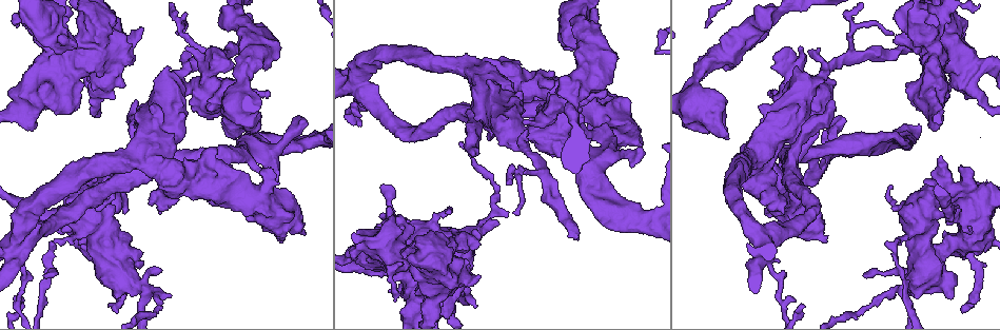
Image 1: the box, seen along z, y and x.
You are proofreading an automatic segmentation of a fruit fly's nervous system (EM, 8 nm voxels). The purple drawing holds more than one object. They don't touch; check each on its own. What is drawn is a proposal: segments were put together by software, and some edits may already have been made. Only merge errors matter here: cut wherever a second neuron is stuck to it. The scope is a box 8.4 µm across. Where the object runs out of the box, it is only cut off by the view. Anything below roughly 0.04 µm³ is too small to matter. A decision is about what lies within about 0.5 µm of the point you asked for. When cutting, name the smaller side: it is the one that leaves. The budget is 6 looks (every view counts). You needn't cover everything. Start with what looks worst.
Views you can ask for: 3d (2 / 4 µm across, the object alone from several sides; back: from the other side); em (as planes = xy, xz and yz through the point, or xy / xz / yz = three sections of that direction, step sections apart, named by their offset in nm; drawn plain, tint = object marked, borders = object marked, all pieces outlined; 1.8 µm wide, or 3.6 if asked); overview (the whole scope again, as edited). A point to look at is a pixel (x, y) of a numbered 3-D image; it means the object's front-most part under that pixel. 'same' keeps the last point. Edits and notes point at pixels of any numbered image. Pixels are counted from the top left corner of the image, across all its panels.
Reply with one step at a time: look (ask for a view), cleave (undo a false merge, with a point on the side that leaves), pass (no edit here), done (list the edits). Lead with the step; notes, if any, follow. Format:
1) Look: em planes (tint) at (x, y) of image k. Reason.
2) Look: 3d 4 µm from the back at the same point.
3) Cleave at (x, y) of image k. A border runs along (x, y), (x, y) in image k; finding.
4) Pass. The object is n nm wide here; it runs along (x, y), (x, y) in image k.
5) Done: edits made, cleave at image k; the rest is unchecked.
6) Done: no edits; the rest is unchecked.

Look: em 3.6 µm planes (borders) at (437, 297) of image 1. Sudden change in width.

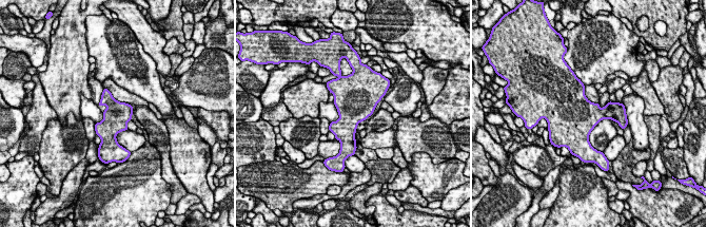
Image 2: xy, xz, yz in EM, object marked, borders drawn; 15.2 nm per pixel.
Pass. One neuron here.

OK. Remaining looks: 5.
Look: em 3.6 µm yz step 8 (tint) at (19, 250) of image 1. Abrupt turn.

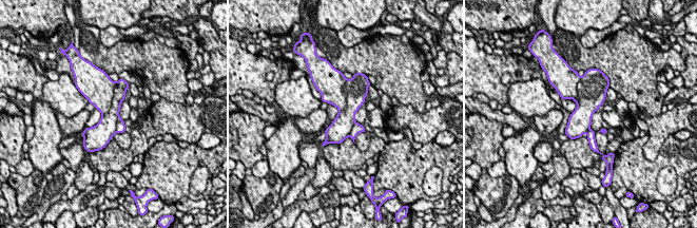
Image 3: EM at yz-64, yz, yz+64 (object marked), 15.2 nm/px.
Look: em 3.6 µm planes (borders) at the same point. Another direction.

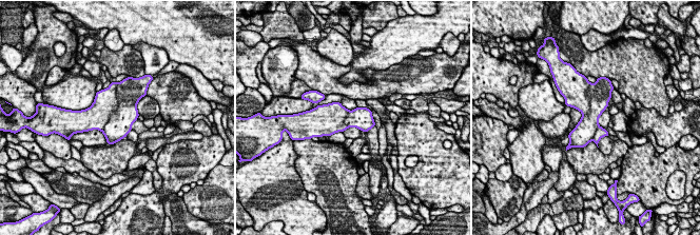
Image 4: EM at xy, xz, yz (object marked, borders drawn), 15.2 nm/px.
Cleave at (128, 94) of image 4. A border runs along (119, 82), (117, 110), (101, 131) in image 4; a second neuron is stuck on.

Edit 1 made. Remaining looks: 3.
Look: overview. See it whole again.

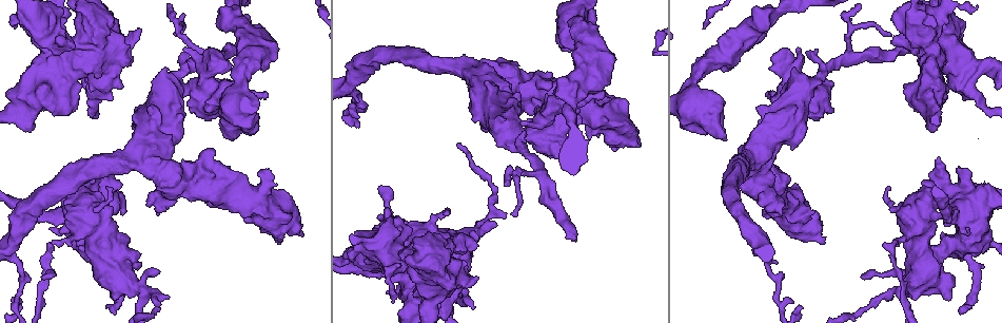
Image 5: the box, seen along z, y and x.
Look: em 3.6 µm planes (tint) at (480, 228) of image 5. Abrupt turn.

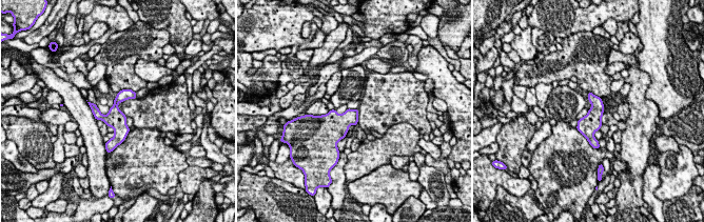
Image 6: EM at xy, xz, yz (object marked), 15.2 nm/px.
Pass. It runs along (129, 92), (116, 102), (112, 141) in image 6; one neuron here.

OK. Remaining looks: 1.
Done: edits made, cleave at image 4; the rest is unchecked.

